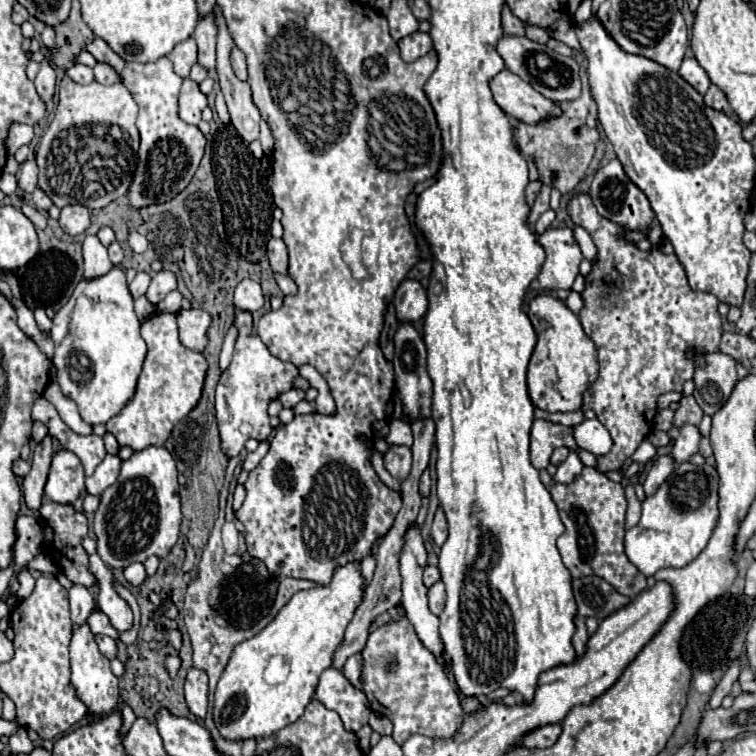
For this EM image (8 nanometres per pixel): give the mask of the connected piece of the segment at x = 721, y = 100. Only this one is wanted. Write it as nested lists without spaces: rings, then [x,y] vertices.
[[[712,84],[712,86],[708,88],[708,92],[706,92],[706,96],[704,96],[704,102],[706,102],[708,106],[712,106],[712,108],[724,112],[724,114],[728,114],[728,116],[734,116],[732,108],[730,108],[730,104],[728,104],[726,94],[724,94],[716,84]]]

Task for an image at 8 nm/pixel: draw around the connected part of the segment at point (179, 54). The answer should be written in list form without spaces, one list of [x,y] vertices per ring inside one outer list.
[[[192,38],[180,42],[170,54],[168,58],[174,64],[174,72],[182,78],[186,78],[190,74],[190,68],[196,64],[196,42]]]

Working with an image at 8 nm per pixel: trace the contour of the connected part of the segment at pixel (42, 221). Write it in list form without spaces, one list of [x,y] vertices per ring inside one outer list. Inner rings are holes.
[[[22,204],[20,210],[32,220],[32,224],[34,224],[36,228],[46,228],[46,216],[42,216],[36,208],[32,208],[30,204]]]

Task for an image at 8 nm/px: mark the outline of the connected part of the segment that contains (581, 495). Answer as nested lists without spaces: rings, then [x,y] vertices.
[[[586,466],[574,482],[570,484],[554,482],[550,486],[550,494],[558,506],[562,524],[566,526],[566,532],[558,538],[558,550],[572,578],[596,574],[628,598],[640,594],[646,588],[646,576],[642,576],[642,572],[638,572],[638,568],[630,564],[624,552],[624,532],[626,532],[624,524],[628,500],[622,484],[608,480],[596,468]]]

